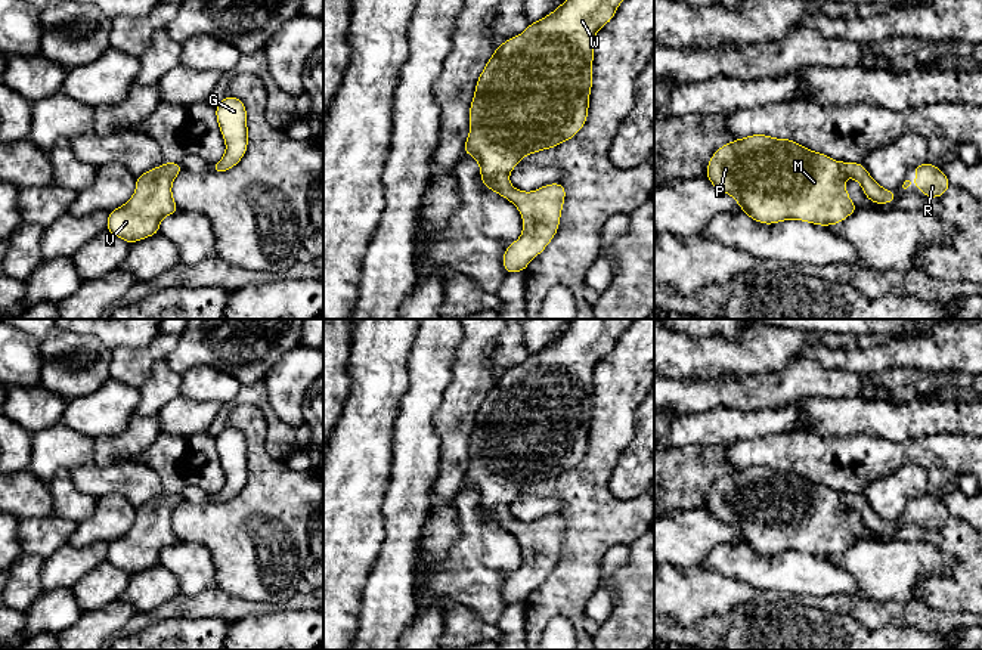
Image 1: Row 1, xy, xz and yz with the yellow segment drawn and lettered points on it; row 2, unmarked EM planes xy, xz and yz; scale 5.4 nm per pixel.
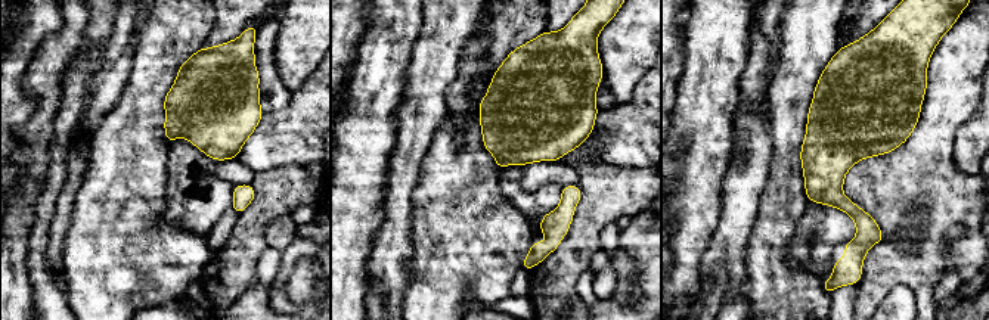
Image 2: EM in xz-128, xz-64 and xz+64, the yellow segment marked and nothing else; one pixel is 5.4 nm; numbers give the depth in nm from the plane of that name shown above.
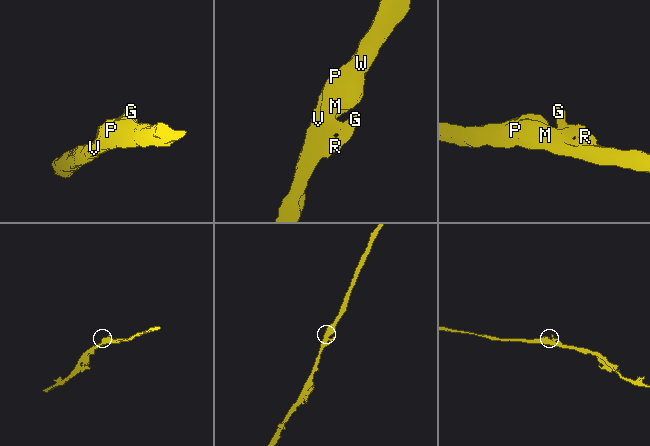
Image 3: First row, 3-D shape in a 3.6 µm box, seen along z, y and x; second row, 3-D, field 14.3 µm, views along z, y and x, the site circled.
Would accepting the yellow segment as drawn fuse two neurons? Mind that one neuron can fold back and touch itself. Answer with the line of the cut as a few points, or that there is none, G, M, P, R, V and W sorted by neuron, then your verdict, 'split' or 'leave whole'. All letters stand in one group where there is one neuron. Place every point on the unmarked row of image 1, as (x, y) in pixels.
no cut | G M P R V W | leave whole

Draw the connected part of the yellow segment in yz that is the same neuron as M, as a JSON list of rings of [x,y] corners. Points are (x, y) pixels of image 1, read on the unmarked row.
[[[750,465],[722,476],[710,488],[704,507],[716,520],[731,526],[743,545],[763,555],[783,551],[802,551],[818,557],[842,554],[858,541],[845,519],[846,508],[855,510],[874,535],[890,535],[898,529],[895,521],[882,519],[862,493],[839,493],[792,470],[768,465]]]

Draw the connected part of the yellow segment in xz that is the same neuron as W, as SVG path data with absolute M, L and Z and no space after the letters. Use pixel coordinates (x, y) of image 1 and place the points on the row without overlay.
M570 319L570 326L545 349L495 380L470 436L464 483L478 492L483 516L511 532L523 548L521 567L504 582L507 604L524 603L557 566L566 519L555 513L533 523L515 520L509 504L523 488L558 477L585 456L592 420L594 371L632 319Z

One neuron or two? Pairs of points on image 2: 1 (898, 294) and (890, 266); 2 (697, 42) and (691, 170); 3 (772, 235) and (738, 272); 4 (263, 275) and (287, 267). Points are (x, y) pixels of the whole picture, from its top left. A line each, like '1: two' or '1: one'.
1: two
2: one
3: two
4: two

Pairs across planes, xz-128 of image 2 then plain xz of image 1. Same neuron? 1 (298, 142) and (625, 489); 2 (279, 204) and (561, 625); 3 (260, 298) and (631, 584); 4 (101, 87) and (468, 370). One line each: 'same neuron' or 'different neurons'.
1: same neuron
2: different neurons
3: same neuron
4: different neurons

